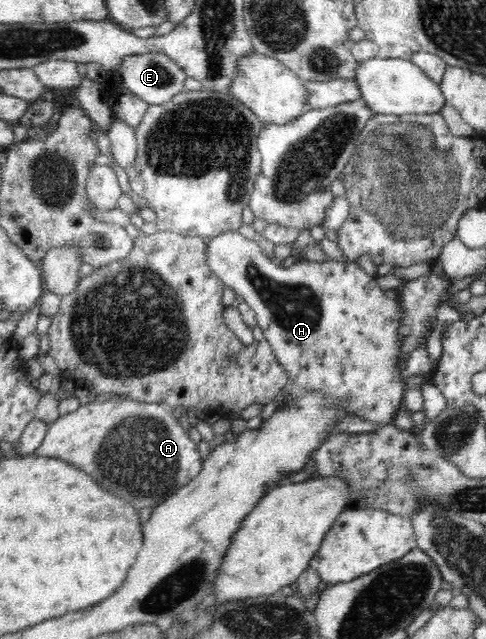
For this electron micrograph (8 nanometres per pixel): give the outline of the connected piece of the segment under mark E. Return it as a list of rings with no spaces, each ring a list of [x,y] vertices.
[[[165,54],[125,56],[118,72],[121,86],[149,105],[163,104],[185,90],[185,72]]]

